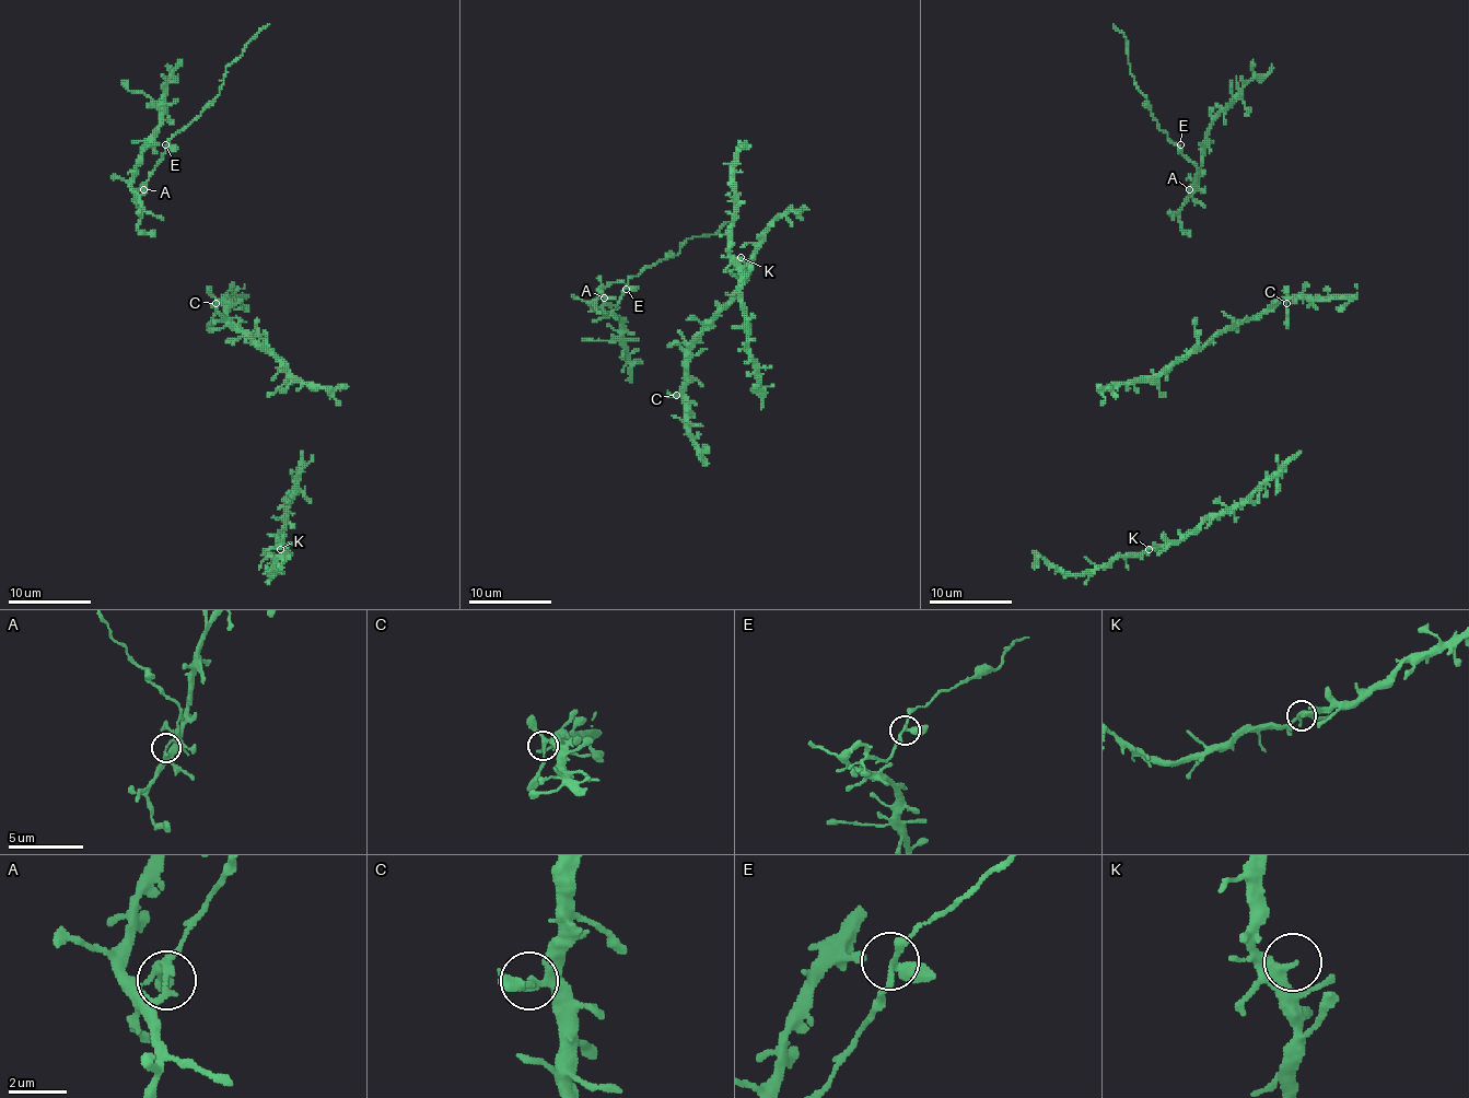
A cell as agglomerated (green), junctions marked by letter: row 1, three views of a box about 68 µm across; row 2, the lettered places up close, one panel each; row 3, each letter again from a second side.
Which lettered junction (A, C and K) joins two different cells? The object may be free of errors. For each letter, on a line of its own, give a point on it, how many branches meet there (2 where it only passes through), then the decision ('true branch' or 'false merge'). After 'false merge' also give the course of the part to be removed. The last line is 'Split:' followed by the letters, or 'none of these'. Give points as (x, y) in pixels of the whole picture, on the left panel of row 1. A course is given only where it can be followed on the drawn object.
A: at (143, 189); 3 branches meet; false merge; foreign part runs (144, 188), (167, 142), (219, 93), (225, 68), (269, 24)
C: at (216, 303); 3 branches meet; true branch
K: at (280, 549); 3 branches meet; true branch
Split: A

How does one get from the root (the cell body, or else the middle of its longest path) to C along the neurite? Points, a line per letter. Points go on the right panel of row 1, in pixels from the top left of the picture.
C: (1209, 338), (1222, 335), (1232, 324), (1259, 317), (1282, 301), (1286, 303)

